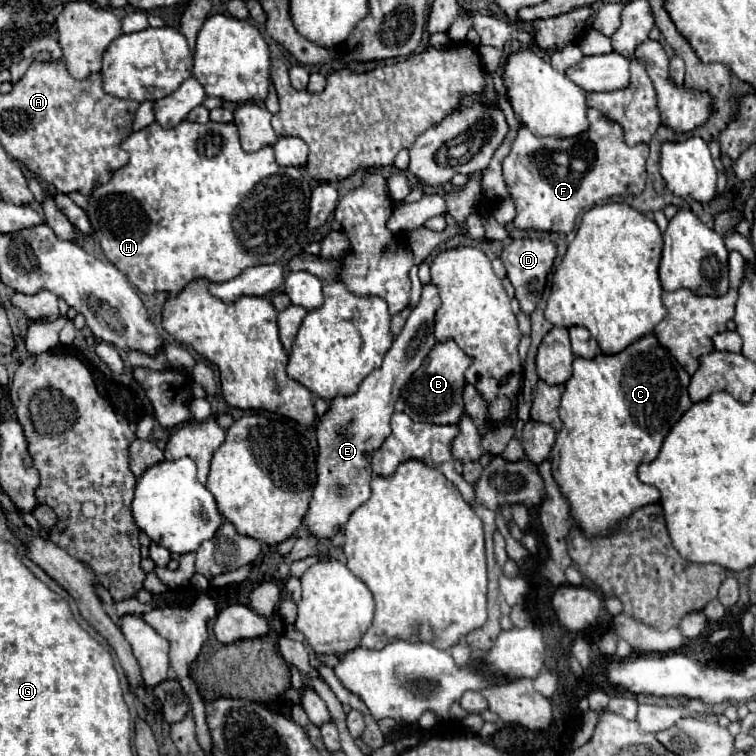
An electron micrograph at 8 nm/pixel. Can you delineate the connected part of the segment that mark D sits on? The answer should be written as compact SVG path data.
M523 237L523 239L513 239L513 243L509 247L503 249L501 253L501 261L505 265L505 269L509 271L509 281L513 283L515 287L515 297L521 305L521 311L525 315L531 315L541 299L541 293L543 293L543 287L545 287L545 281L547 281L547 273L553 265L553 259L557 255L557 249L553 243L549 241L539 241L539 239L529 239L529 237Z

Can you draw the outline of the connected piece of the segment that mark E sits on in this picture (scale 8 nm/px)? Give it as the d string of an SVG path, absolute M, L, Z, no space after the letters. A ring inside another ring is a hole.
M425 285L417 307L411 311L403 331L395 337L391 349L385 353L383 365L375 369L353 395L335 397L329 401L327 413L317 423L317 485L309 503L305 525L315 539L331 539L343 531L349 515L363 505L371 495L371 457L383 445L391 433L389 421L393 415L395 401L399 399L401 387L421 367L421 361L433 349L433 317L441 305L435 285Z

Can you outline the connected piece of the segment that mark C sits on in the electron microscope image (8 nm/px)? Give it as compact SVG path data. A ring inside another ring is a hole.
M655 333L637 339L615 355L599 353L593 359L575 357L573 375L565 383L559 409L563 427L557 431L549 459L553 465L553 477L571 503L575 523L581 525L587 537L605 535L621 517L629 517L633 509L649 505L649 501L659 501L659 491L653 485L639 481L637 465L657 457L665 433L669 433L673 423L677 423L693 405L687 393L689 379L689 373L657 341Z

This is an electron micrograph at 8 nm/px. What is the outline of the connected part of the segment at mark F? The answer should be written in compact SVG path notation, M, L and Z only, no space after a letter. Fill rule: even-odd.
M589 109L591 127L571 139L535 137L527 127L519 129L511 153L503 159L503 177L517 207L517 229L543 229L569 233L581 209L587 209L613 195L633 195L645 189L645 161L649 145L629 147L623 141L623 127L597 109Z

